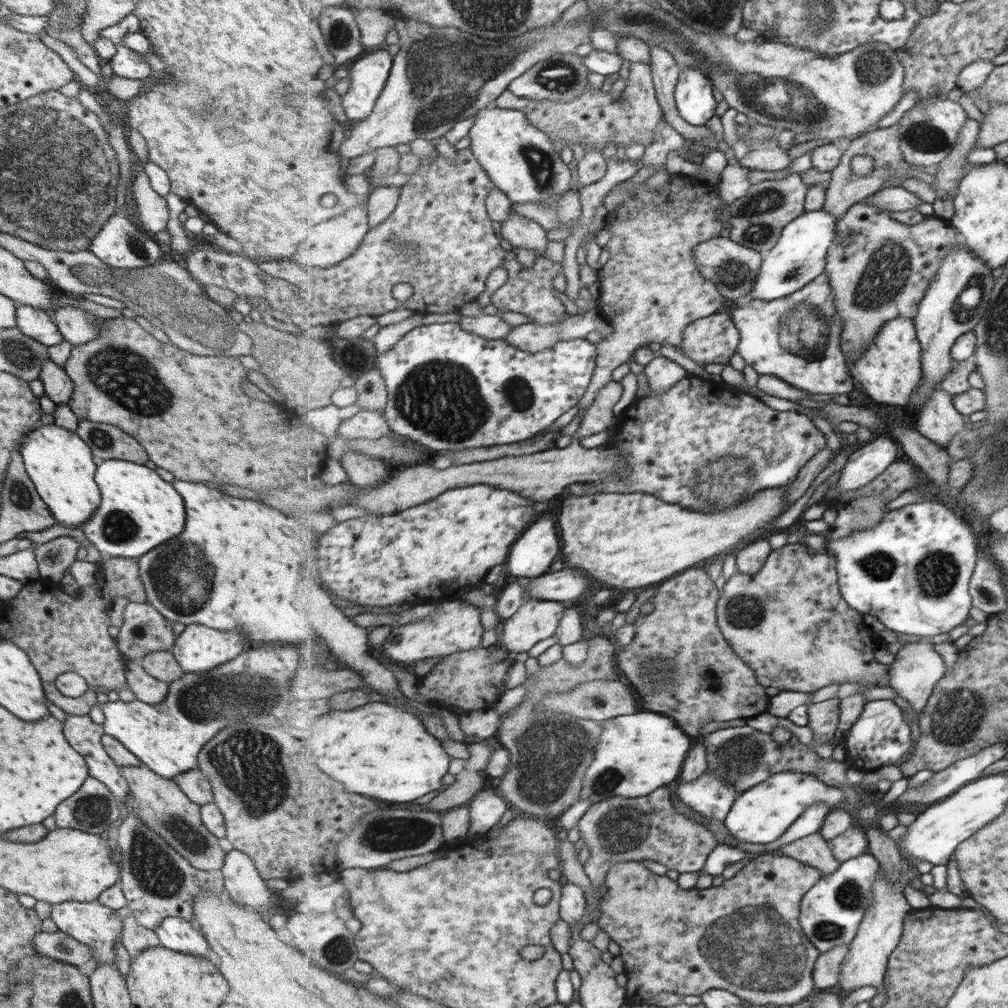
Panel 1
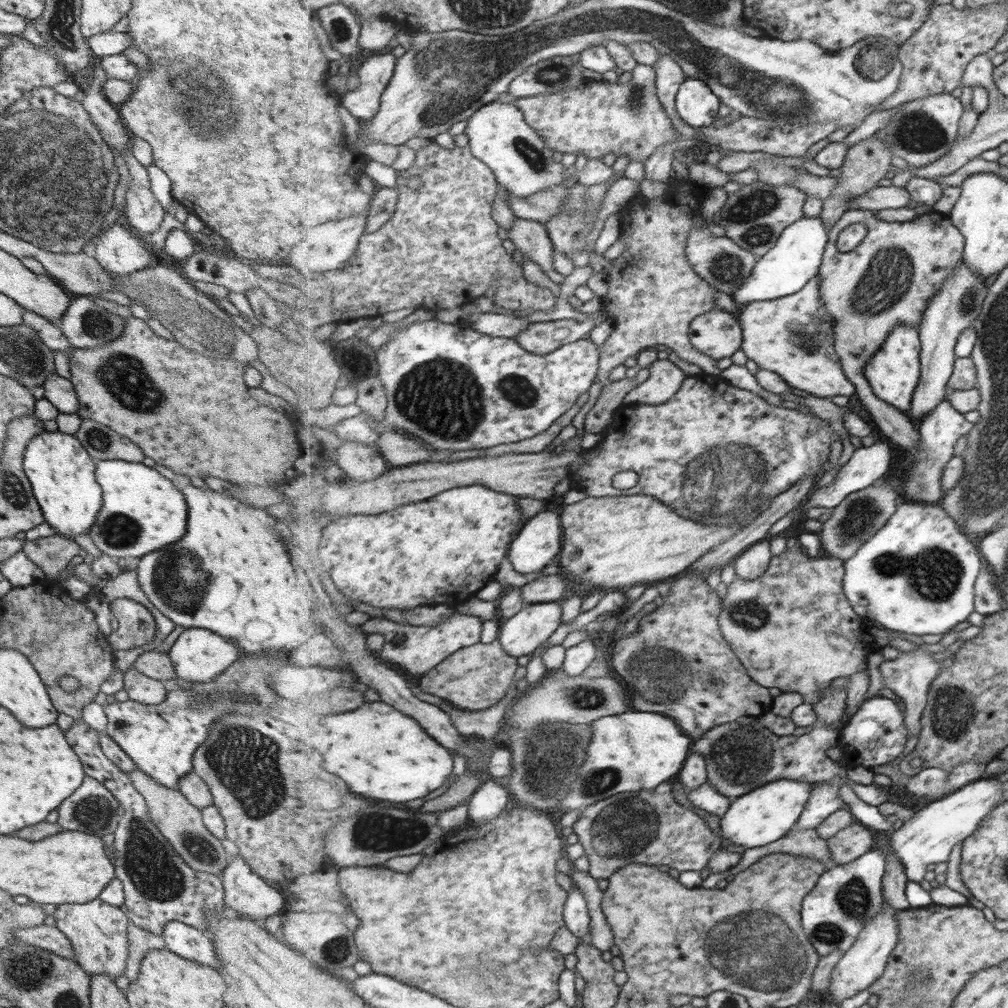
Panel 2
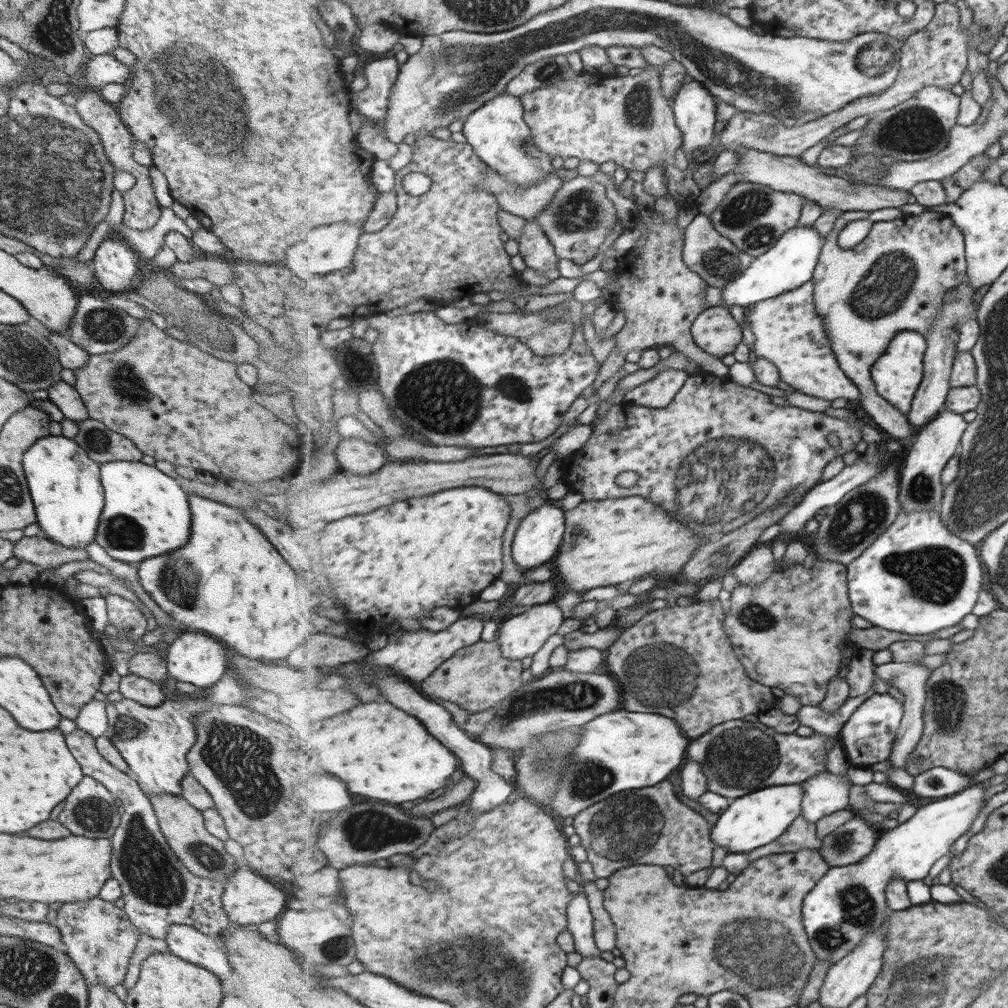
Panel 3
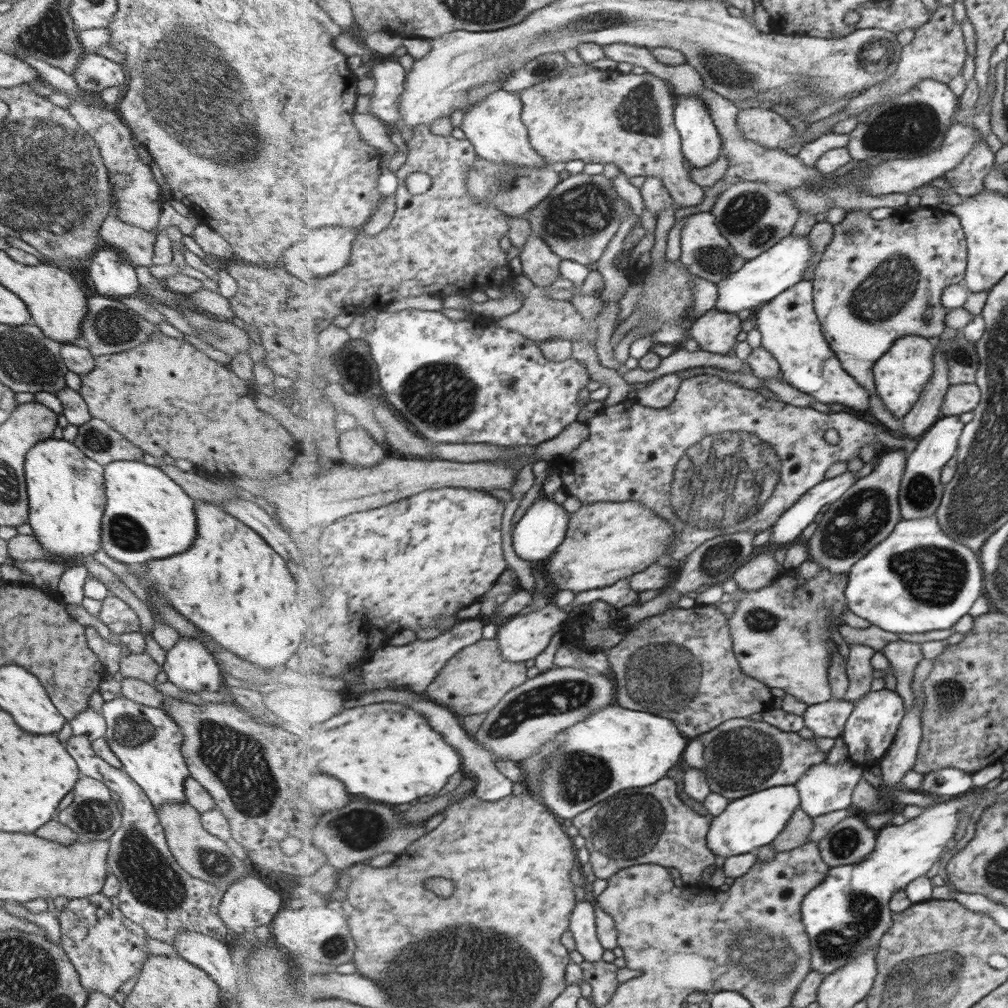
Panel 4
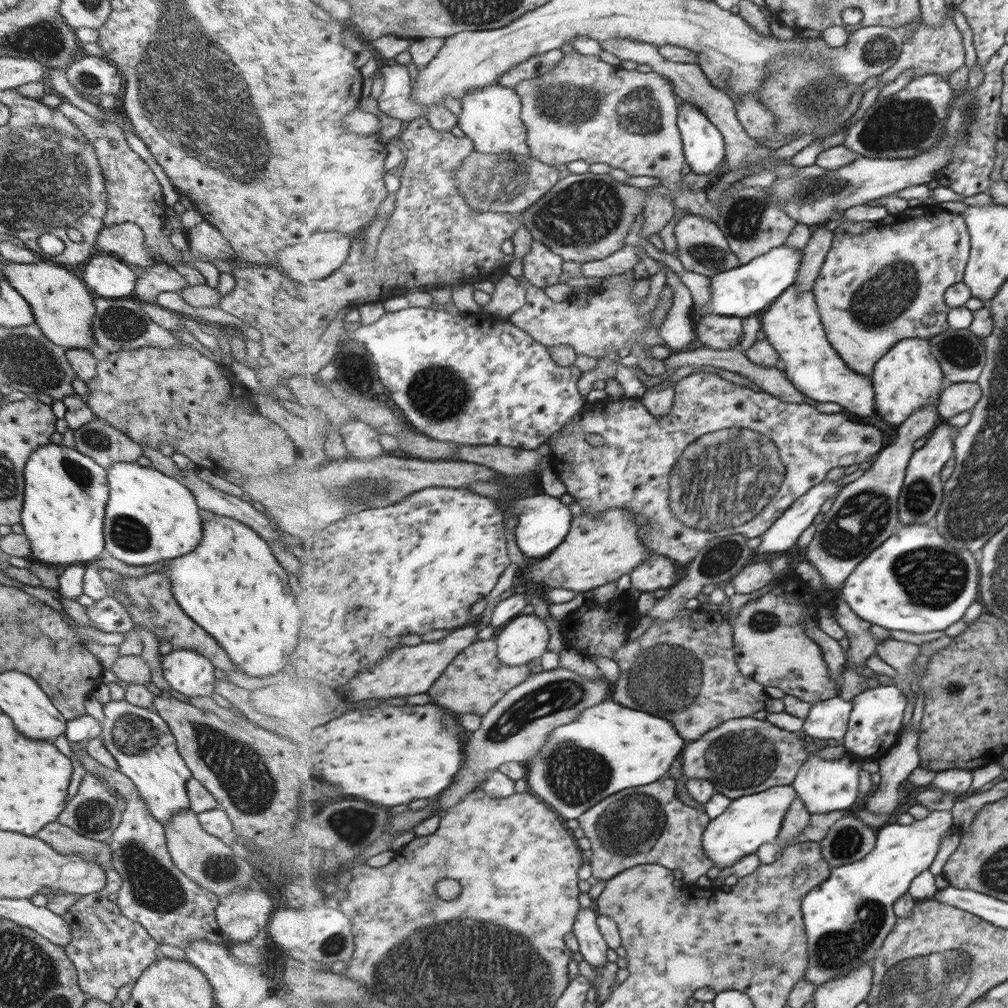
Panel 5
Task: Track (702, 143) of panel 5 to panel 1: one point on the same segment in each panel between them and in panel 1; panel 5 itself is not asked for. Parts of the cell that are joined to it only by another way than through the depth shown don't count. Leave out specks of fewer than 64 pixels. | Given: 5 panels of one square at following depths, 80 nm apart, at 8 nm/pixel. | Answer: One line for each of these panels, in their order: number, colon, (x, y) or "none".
1: (694, 97)
2: (696, 102)
3: (695, 109)
4: (701, 141)

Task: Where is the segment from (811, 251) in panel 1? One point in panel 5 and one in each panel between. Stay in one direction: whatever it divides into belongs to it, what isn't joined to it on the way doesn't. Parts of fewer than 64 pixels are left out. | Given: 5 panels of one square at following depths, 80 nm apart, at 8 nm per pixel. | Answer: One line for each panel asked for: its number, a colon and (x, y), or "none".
2: (796, 259)
3: (792, 262)
4: (762, 279)
5: (748, 290)

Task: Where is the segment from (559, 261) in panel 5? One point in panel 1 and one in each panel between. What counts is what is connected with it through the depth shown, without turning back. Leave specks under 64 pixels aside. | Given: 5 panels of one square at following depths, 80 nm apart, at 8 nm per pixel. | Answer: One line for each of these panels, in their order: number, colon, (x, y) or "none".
1: (521, 232)
2: (531, 238)
3: (536, 249)
4: (539, 262)

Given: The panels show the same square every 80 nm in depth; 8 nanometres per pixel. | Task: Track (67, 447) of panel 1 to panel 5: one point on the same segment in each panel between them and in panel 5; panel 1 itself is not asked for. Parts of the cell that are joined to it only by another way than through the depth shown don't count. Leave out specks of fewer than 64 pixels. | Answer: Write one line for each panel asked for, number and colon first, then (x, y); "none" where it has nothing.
2: (61, 474)
3: (64, 485)
4: (65, 491)
5: (65, 492)

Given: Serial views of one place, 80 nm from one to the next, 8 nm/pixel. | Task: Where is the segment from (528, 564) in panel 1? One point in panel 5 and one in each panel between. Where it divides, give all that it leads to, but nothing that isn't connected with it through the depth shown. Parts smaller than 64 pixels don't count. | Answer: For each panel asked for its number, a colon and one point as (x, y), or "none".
2: (539, 540)
3: (540, 534)
4: (544, 527)
5: (544, 521)

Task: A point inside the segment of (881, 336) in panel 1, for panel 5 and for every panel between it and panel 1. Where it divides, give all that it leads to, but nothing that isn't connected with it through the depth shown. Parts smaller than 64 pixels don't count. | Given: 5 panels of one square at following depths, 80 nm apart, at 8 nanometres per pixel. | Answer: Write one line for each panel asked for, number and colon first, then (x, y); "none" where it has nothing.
2: (895, 371)
3: (898, 373)
4: (902, 375)
5: (909, 377)

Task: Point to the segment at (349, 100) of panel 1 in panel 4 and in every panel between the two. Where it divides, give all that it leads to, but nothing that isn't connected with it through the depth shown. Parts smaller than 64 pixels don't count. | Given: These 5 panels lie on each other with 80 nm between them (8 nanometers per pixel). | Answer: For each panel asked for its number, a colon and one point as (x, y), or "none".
2: (375, 73)
3: (381, 75)
4: (389, 76)

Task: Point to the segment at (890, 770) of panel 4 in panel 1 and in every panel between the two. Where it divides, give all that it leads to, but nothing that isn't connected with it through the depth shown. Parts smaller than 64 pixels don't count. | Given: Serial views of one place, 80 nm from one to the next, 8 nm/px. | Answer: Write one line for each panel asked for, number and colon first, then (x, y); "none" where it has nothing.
1: (917, 668)
2: (910, 675)
3: (910, 678)

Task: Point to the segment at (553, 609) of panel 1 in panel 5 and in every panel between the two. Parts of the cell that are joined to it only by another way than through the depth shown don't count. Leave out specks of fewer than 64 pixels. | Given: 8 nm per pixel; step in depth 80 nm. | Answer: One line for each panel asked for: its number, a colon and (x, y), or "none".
2: (523, 633)
3: (523, 635)
4: (523, 637)
5: (525, 638)

